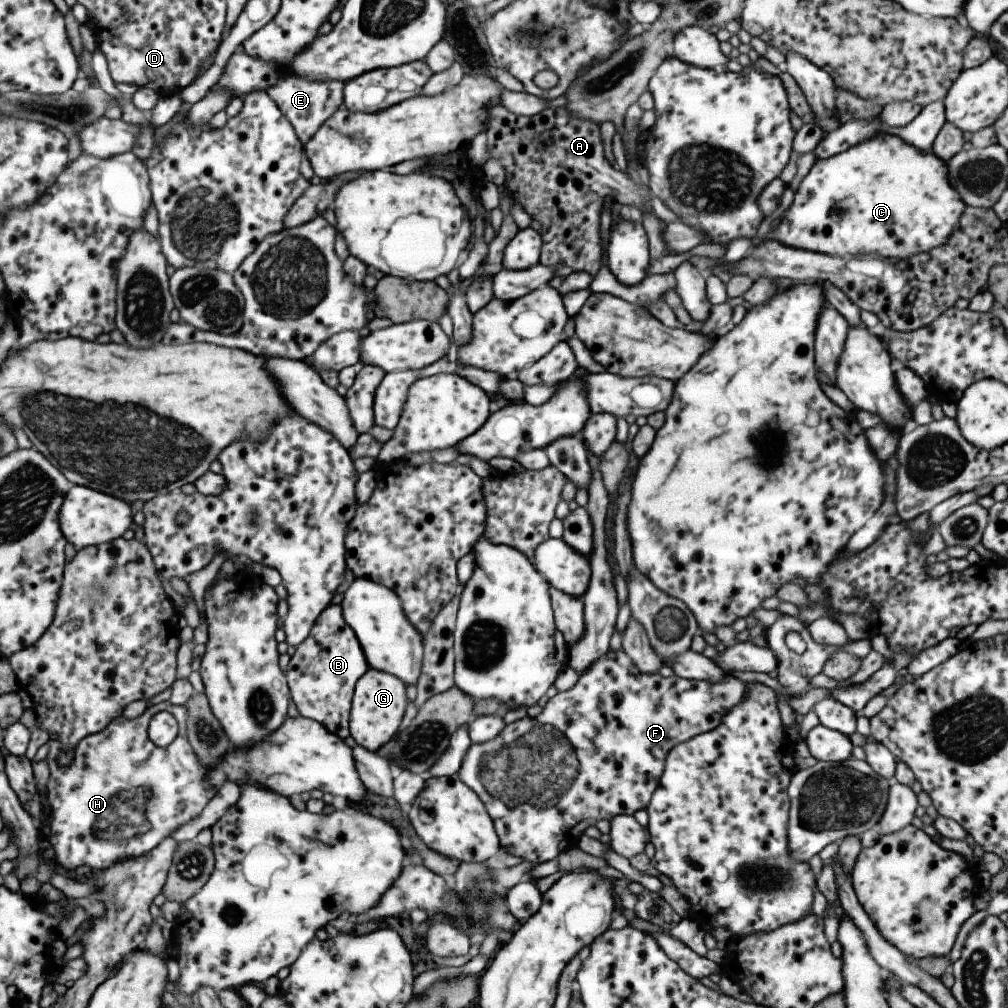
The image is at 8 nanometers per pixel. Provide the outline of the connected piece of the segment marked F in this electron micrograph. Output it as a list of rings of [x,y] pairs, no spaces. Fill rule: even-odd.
[[[609,651],[594,661],[582,674],[577,683],[567,691],[558,693],[549,698],[542,712],[535,718],[528,715],[520,721],[507,724],[500,735],[482,744],[470,745],[464,755],[458,778],[467,787],[470,787],[484,803],[488,814],[494,820],[494,826],[498,833],[501,846],[514,856],[520,856],[522,860],[528,860],[534,865],[545,863],[557,858],[563,850],[572,850],[579,844],[579,839],[584,835],[584,830],[589,826],[596,825],[599,820],[611,821],[618,815],[633,815],[637,810],[645,809],[651,801],[652,795],[658,785],[665,767],[666,755],[672,747],[686,742],[696,735],[714,730],[731,708],[738,706],[747,697],[749,686],[742,680],[730,673],[724,674],[721,681],[707,681],[685,679],[676,675],[670,677],[661,676],[659,673],[643,673],[633,660],[623,651]]]

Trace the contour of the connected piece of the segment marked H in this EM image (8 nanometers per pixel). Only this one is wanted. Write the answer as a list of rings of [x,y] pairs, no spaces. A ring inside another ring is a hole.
[[[170,701],[152,704],[134,720],[120,716],[100,732],[79,740],[68,766],[61,767],[52,762],[49,768],[51,775],[45,788],[46,808],[50,818],[50,837],[46,845],[55,850],[53,865],[58,871],[68,873],[86,864],[96,873],[119,860],[145,855],[166,837],[170,837],[175,828],[189,823],[204,810],[216,791],[207,783],[206,768],[190,744],[187,718],[184,705],[175,705]],[[160,711],[170,712],[179,726],[176,738],[165,747],[156,746],[147,733],[150,719]]]

